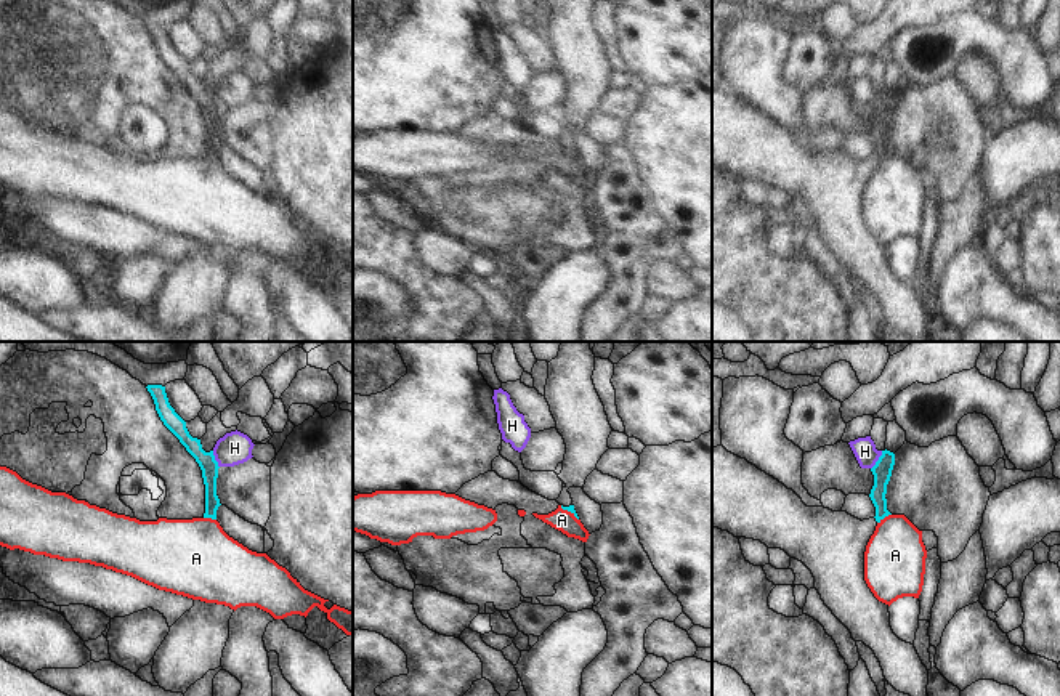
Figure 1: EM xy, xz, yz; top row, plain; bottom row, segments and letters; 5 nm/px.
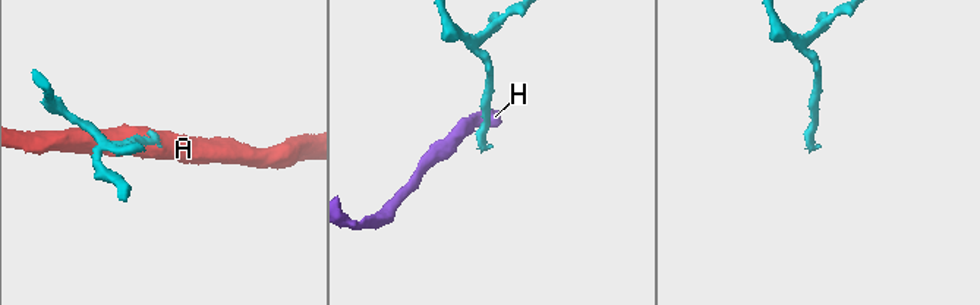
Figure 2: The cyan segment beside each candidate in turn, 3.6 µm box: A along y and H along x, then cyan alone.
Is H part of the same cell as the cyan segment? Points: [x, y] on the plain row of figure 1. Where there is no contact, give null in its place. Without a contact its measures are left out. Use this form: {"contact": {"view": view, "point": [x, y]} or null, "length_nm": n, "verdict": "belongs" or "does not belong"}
{"contact": {"view": "yz", "point": [877, 101]}, "length_nm": 110, "verdict": "does not belong"}

